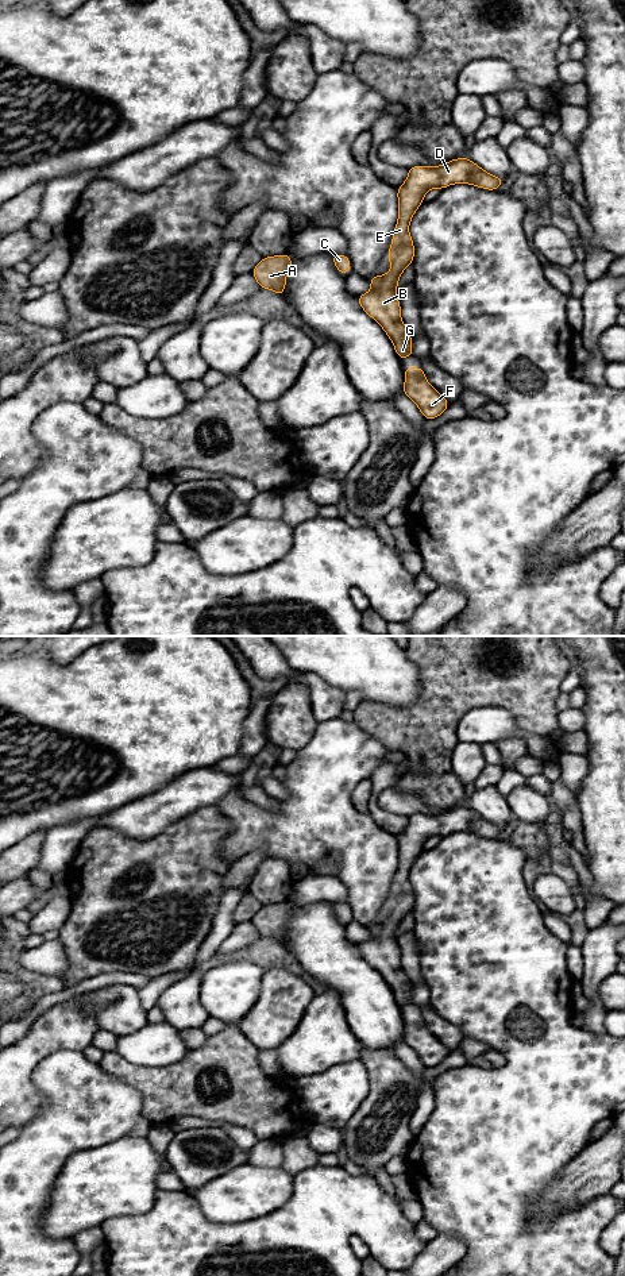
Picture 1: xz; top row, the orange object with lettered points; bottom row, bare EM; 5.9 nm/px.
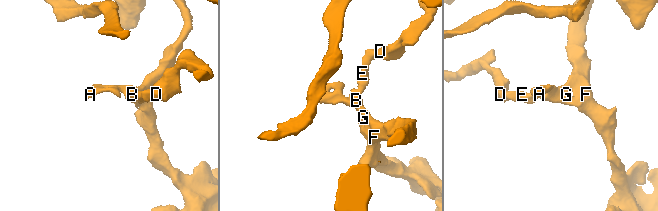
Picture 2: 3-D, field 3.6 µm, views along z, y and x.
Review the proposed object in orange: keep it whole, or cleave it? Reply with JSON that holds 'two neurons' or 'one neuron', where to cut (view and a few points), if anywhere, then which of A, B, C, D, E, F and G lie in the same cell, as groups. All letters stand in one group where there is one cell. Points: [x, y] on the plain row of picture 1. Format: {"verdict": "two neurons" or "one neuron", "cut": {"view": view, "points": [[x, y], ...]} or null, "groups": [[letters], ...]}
{"verdict": "one neuron", "cut": null, "groups": [["A", "B", "C", "D", "E", "F", "G"]]}

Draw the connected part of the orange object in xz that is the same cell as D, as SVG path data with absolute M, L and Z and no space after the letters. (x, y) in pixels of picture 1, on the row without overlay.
M467 805L455 806L435 816L416 813L408 818L405 830L397 836L398 868L387 899L390 920L370 926L371 938L358 944L360 956L382 975L400 1007L413 1003L413 996L412 983L402 971L397 934L402 920L414 907L409 872L424 851L424 843L429 837L444 837L455 832L497 839L505 829L505 826L485 820Z

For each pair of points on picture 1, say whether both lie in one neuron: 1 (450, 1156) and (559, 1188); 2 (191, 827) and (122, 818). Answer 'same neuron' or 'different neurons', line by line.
1: different neurons
2: different neurons

